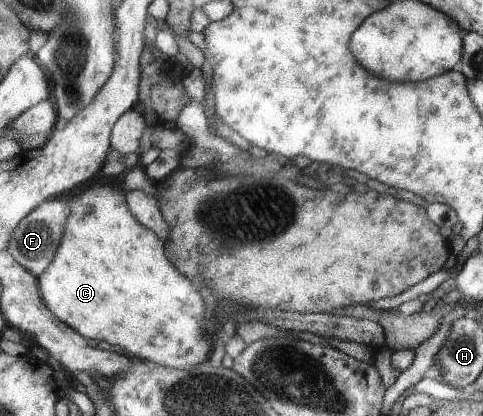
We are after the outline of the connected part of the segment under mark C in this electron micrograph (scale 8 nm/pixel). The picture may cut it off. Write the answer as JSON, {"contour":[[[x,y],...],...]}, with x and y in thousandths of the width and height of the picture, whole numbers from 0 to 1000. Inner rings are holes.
{"contour":[[[199,442],[199,447],[182,452],[178,462],[153,471],[149,486],[145,486],[145,500],[147,512],[133,541],[128,582],[114,601],[116,611],[108,618],[97,647],[79,666],[81,695],[95,736],[101,736],[106,748],[128,774],[147,784],[176,815],[190,817],[193,813],[197,822],[199,817],[207,817],[207,822],[219,817],[232,832],[248,832],[261,851],[269,851],[277,861],[315,865],[315,870],[331,870],[331,875],[360,880],[360,885],[381,885],[381,889],[427,870],[443,851],[443,832],[439,832],[441,803],[431,803],[431,798],[441,798],[441,779],[427,762],[429,736],[427,726],[422,726],[422,714],[414,707],[410,692],[402,688],[402,680],[356,635],[354,623],[346,613],[340,577],[280,522],[265,490],[263,466],[240,457],[236,447],[224,447],[224,442]]]}

